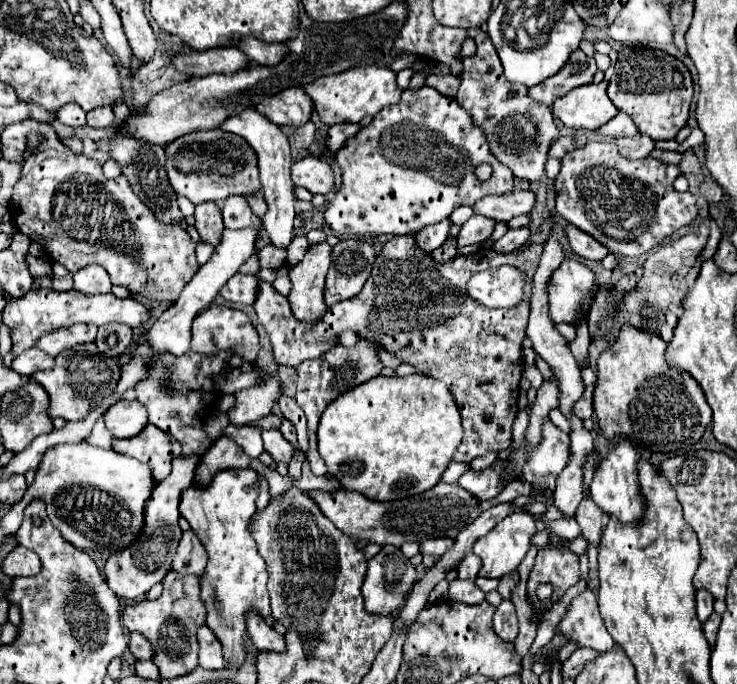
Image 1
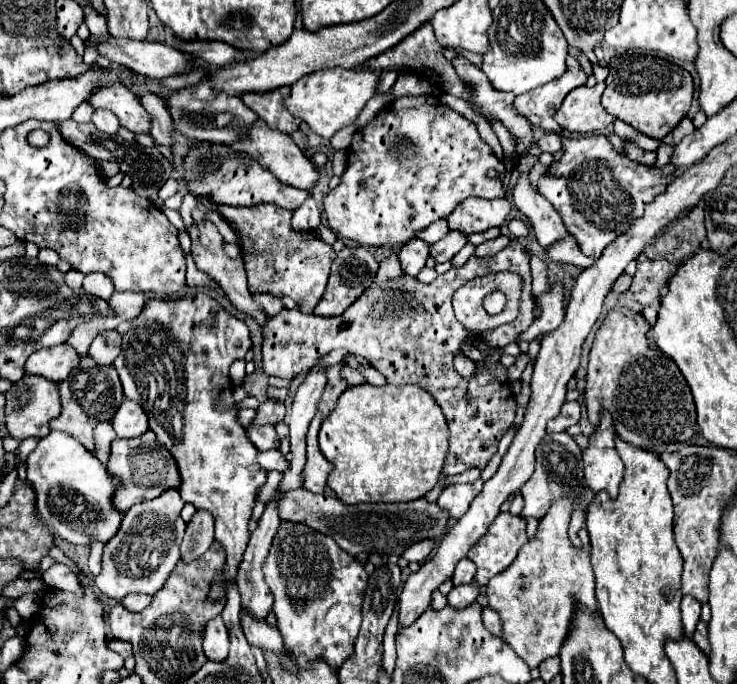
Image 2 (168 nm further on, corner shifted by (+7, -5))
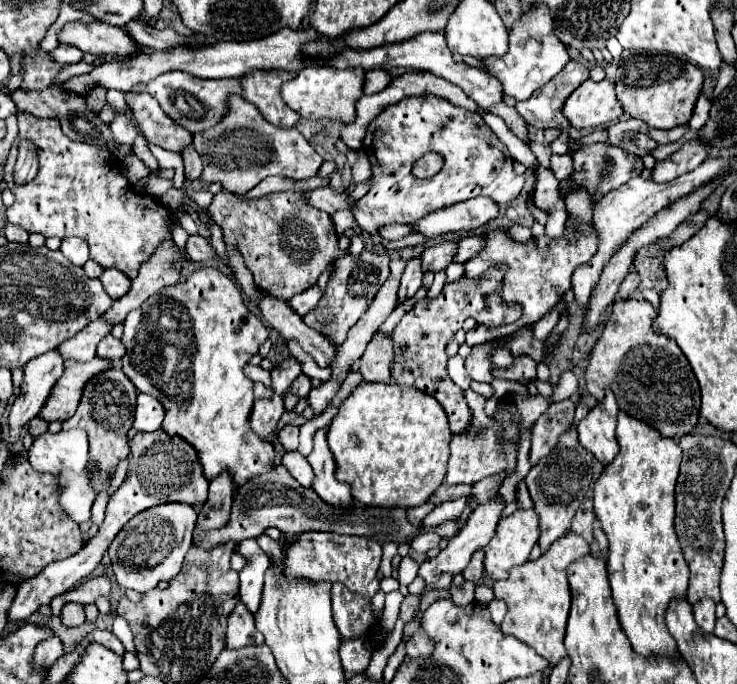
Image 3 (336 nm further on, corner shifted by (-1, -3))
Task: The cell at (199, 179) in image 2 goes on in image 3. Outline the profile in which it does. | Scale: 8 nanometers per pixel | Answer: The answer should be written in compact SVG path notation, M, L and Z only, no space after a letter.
M322 186L322 188L314 188L314 190L304 190L302 192L304 200L308 204L312 204L314 208L320 208L328 214L334 214L336 210L348 210L354 204L348 200L346 192L336 192L332 186Z

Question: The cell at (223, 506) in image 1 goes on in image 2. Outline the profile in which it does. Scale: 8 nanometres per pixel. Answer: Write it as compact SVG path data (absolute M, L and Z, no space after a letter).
M208 294L180 296L180 298L150 298L142 312L130 322L130 330L122 336L122 352L114 362L120 376L124 396L138 402L148 414L150 430L156 432L158 442L166 446L178 462L182 476L180 496L184 502L196 506L196 510L212 510L216 518L216 540L224 542L226 564L220 580L212 584L212 598L222 598L226 578L234 578L238 564L248 546L248 520L256 502L256 490L266 482L268 472L256 462L258 448L244 434L244 426L238 422L238 408L232 398L234 384L230 380L230 364L246 356L252 348L250 330L244 320L228 314Z

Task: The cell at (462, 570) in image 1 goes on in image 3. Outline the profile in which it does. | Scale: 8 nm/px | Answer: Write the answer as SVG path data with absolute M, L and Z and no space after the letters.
M478 550L478 552L472 556L470 564L466 566L466 570L464 570L462 574L464 574L464 578L470 580L470 582L480 582L482 574L484 574L484 552L482 552L482 550Z

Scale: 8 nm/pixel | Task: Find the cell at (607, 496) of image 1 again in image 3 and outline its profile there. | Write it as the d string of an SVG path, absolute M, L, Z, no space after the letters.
M608 390L604 402L588 412L588 416L578 424L580 444L588 452L592 452L602 466L608 466L620 452L620 444L614 436L618 412L620 408L616 404L616 398L612 390Z

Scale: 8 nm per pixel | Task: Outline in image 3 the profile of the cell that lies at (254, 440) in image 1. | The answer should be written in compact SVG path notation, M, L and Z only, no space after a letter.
M286 452L286 454L282 456L282 464L284 464L284 468L288 468L288 472L290 472L302 486L310 486L310 484L312 484L314 472L312 472L308 460L306 460L300 452Z

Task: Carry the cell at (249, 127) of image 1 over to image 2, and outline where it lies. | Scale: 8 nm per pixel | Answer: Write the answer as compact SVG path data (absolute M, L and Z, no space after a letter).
M200 82L200 84L172 92L166 98L166 108L172 116L176 132L184 134L192 142L208 140L208 142L232 144L242 128L246 130L254 120L258 120L258 116L248 106L244 106L238 96L228 96L212 88L208 82Z

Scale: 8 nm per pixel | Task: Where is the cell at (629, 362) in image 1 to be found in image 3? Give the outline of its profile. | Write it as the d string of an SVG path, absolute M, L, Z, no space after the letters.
M646 300L614 302L612 316L608 318L600 340L596 342L596 346L588 358L586 386L588 386L588 392L598 402L604 400L604 390L610 388L616 394L618 406L620 406L620 410L624 410L624 414L652 426L664 438L678 440L680 436L694 434L694 428L696 428L698 416L700 416L700 388L698 388L698 380L696 380L686 356L678 348L678 344L652 330L654 318L656 318L656 310Z

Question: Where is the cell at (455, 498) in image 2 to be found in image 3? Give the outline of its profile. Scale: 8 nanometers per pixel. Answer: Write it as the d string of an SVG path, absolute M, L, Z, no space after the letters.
M456 498L456 500L450 500L450 502L444 502L444 504L438 504L426 518L424 518L424 526L438 526L450 518L458 518L464 508L466 508L466 498Z

